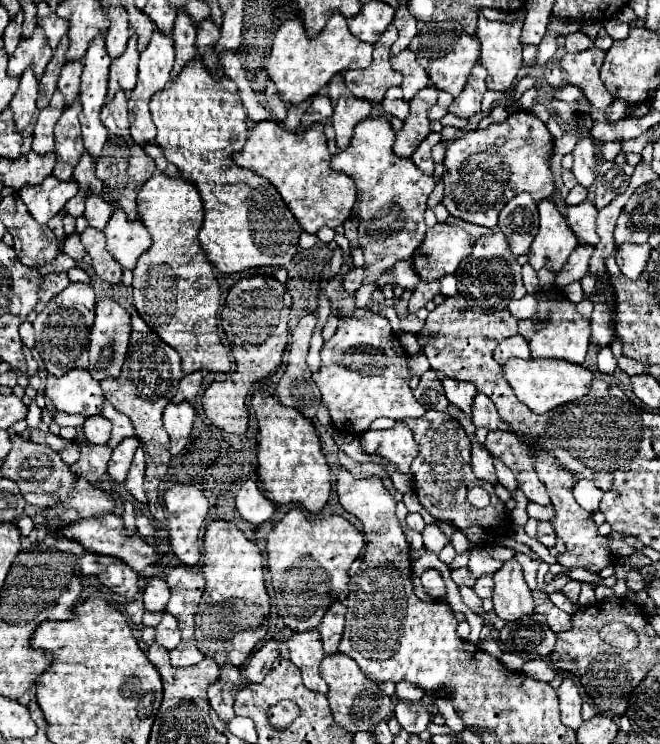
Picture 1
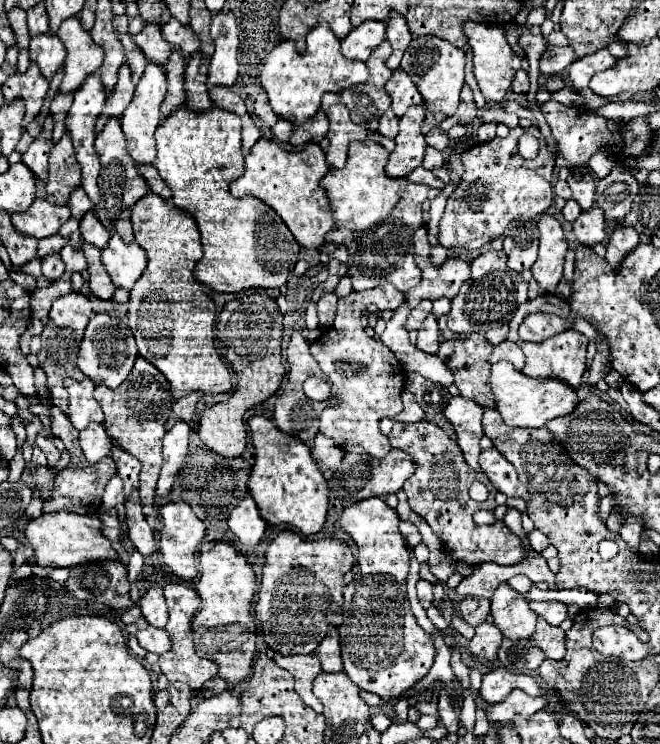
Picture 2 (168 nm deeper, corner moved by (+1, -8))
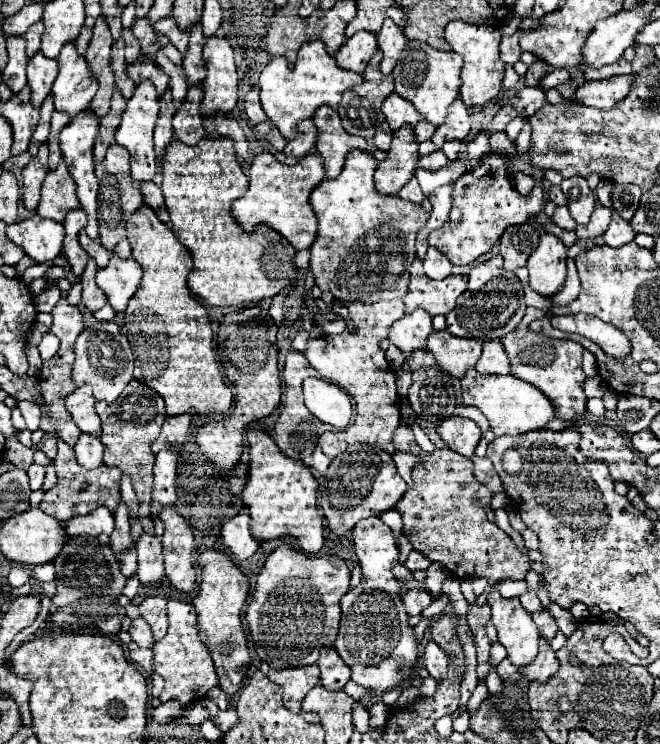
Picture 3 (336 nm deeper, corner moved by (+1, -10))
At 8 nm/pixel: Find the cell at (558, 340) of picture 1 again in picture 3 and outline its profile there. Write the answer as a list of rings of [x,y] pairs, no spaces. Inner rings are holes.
[[[529,321],[519,323],[519,327],[511,331],[501,343],[511,363],[511,375],[535,385],[545,397],[549,397],[555,407],[555,417],[563,421],[581,419],[581,415],[587,411],[587,397],[583,393],[585,383],[585,375],[581,369],[583,347],[579,343],[569,339],[549,339],[541,333],[529,331]]]

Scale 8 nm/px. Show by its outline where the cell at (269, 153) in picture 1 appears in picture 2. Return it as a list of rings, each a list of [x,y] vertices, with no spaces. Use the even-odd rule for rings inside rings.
[[[259,139],[251,153],[245,157],[245,171],[237,181],[229,183],[233,197],[255,195],[275,209],[295,235],[299,245],[307,249],[319,249],[325,243],[329,231],[335,229],[333,209],[329,205],[327,191],[321,189],[321,177],[329,171],[323,149],[317,143],[307,143],[299,151],[285,151],[271,139]]]

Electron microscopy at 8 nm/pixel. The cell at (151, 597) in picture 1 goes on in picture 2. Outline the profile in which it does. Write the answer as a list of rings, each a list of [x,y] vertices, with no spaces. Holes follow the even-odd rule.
[[[151,587],[143,597],[141,597],[141,611],[143,617],[153,625],[153,627],[165,627],[167,623],[167,605],[163,597],[161,587]]]

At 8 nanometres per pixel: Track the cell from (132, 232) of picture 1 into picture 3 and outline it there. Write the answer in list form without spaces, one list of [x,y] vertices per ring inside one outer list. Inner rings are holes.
[[[111,255],[111,261],[105,269],[97,271],[97,287],[105,291],[107,303],[113,307],[115,313],[123,313],[129,299],[139,287],[141,281],[141,267],[133,259],[119,259]]]

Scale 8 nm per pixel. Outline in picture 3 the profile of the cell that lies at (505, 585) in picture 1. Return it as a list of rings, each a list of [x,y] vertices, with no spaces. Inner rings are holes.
[[[491,591],[487,603],[493,611],[491,621],[497,629],[497,639],[507,649],[507,659],[515,667],[529,665],[539,649],[539,631],[531,615],[521,607],[519,599],[503,599],[499,591]]]

